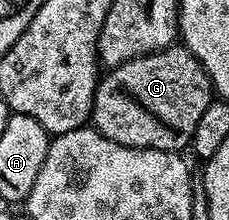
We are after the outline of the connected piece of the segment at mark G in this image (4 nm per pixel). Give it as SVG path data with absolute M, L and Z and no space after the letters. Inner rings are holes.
M170 47L108 70L97 83L91 125L123 147L175 153L190 146L195 126L212 100L212 85L202 65L188 49Z

